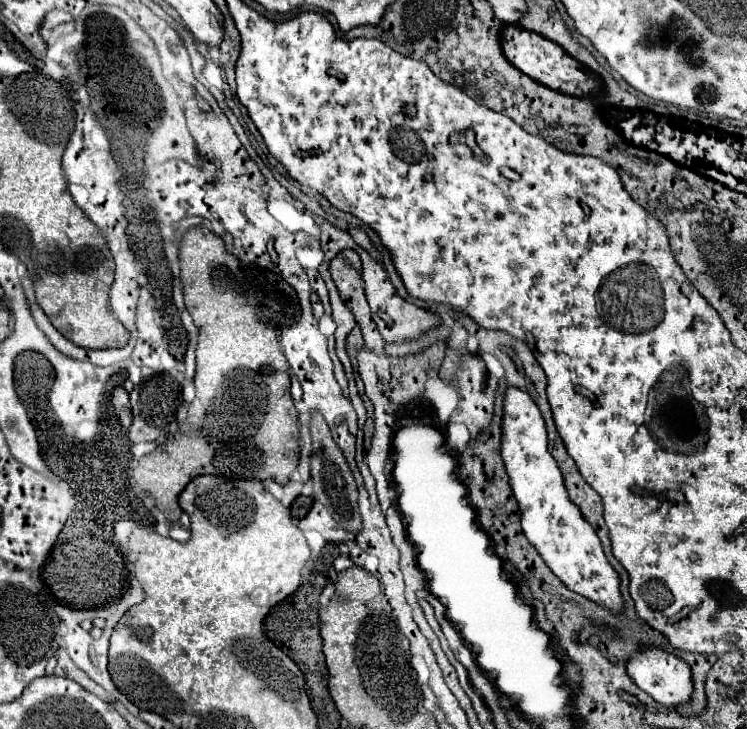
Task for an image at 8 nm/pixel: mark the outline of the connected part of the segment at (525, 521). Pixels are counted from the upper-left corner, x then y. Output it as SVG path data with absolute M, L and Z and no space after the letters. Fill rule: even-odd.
M509 386L503 410L501 456L505 460L513 496L521 508L521 526L525 536L569 590L619 612L623 606L619 574L607 562L593 526L581 516L579 508L565 492L561 470L547 450L547 432L539 408L525 392Z

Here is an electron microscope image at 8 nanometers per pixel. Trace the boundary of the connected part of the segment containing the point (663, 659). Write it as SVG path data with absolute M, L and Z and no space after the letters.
M643 650L641 654L635 654L627 664L627 674L641 690L645 690L649 696L653 696L657 702L669 708L675 708L677 704L687 702L693 692L689 666L677 656L661 652L661 650Z

